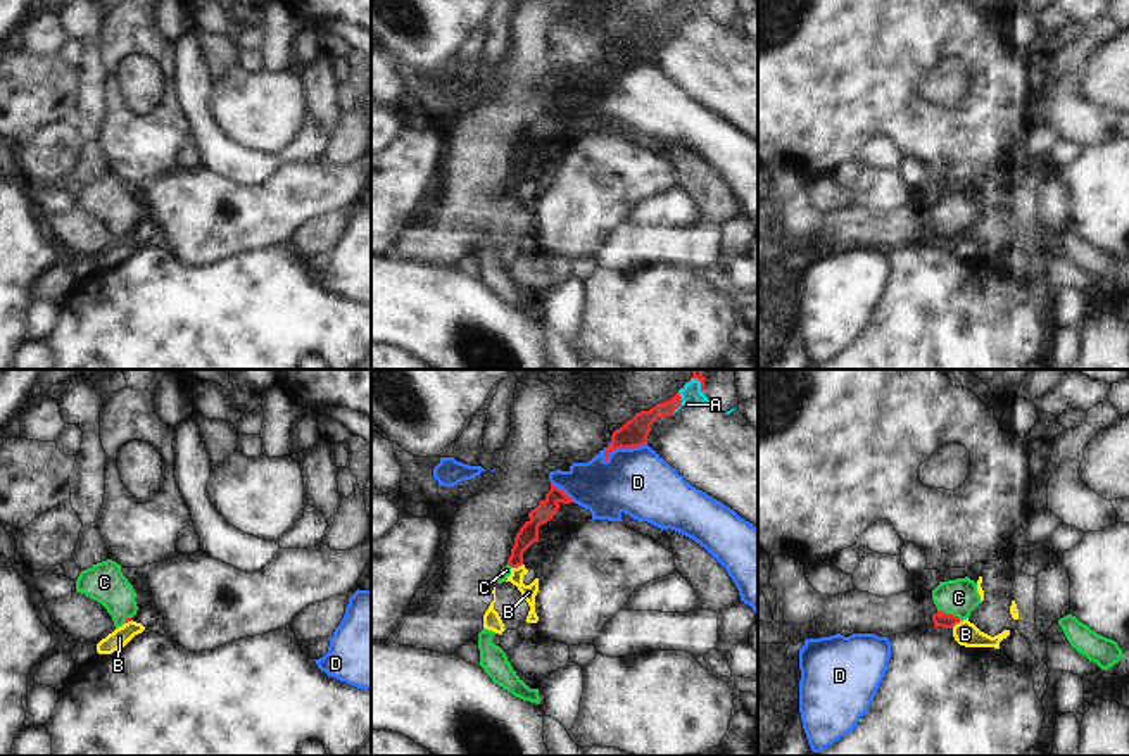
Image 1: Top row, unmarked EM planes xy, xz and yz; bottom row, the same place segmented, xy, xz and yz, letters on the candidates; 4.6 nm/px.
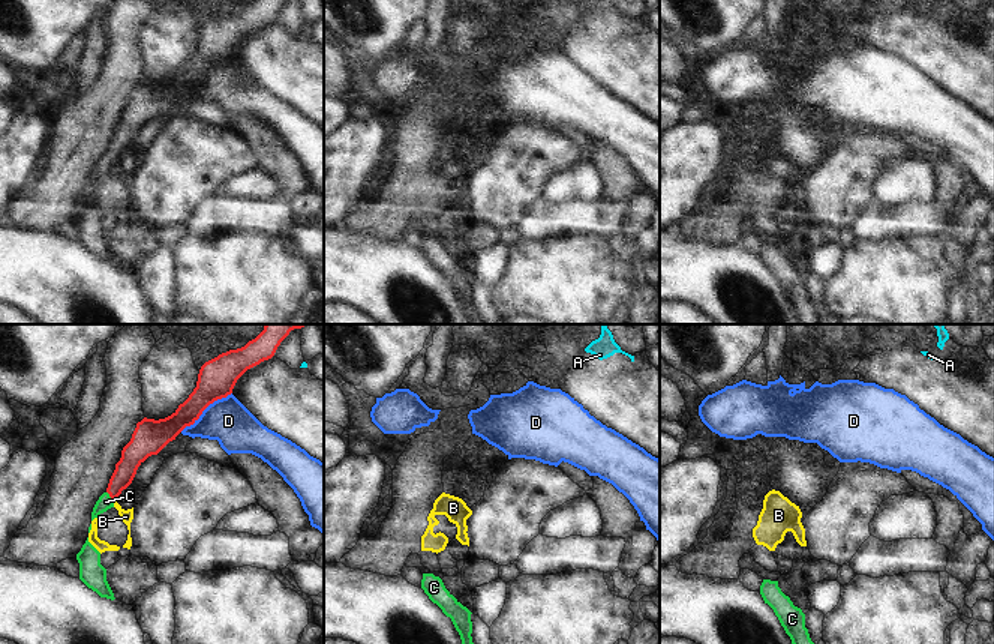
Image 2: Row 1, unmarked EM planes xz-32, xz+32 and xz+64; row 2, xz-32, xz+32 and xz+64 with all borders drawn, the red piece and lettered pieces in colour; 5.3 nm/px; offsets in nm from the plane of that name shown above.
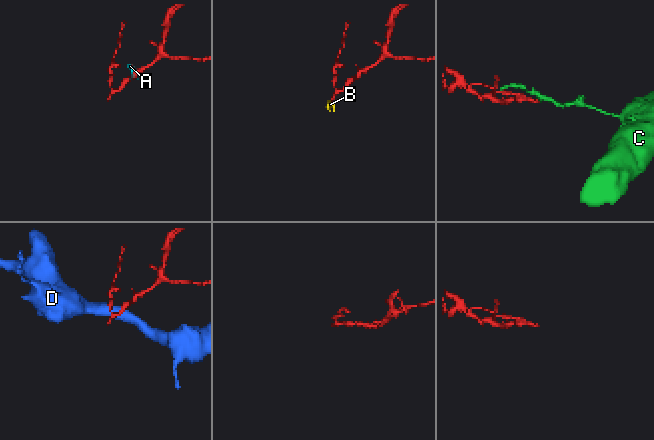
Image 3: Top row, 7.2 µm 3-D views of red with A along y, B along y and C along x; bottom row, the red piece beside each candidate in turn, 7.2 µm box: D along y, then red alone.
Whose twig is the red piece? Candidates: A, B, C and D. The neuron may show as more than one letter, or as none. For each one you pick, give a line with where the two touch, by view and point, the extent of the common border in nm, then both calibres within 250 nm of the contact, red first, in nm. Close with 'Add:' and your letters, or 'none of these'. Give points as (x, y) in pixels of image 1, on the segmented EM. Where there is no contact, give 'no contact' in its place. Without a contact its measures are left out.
C: yz (950, 615) | 120 nm | 70/170 nm
Add: C

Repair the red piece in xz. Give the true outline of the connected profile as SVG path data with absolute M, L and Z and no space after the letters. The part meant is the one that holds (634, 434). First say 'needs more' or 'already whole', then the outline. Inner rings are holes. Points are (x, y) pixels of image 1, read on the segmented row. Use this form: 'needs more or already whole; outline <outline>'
already whole; outline M677 392L670 400L659 402L649 411L635 413L621 428L611 435L611 445L604 450L604 461L615 449L632 449L647 444L651 425L663 416L672 416L682 404L682 397Z

